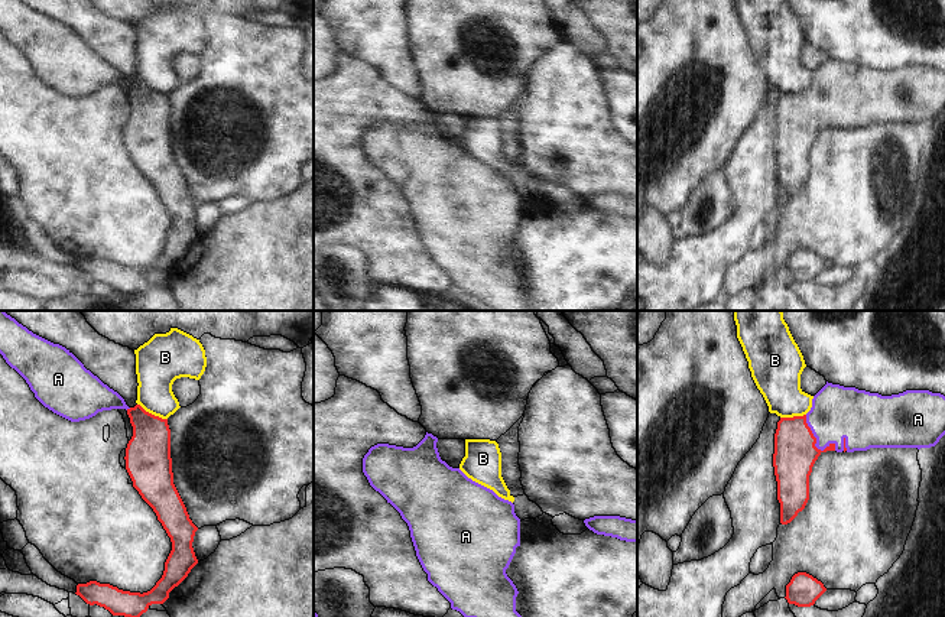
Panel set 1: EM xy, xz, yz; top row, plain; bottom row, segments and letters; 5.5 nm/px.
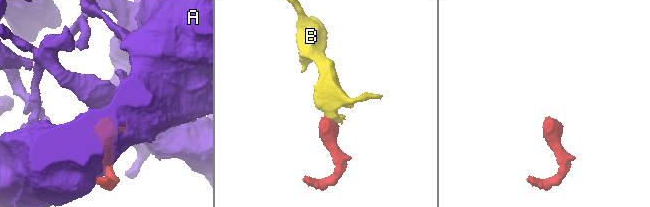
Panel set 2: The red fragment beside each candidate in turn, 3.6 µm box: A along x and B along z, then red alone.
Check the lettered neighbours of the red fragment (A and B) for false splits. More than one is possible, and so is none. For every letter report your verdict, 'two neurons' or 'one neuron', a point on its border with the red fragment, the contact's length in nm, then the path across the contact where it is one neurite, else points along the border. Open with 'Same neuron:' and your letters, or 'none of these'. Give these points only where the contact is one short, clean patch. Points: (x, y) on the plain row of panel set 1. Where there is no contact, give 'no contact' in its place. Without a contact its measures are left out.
Same neuron: A
A: one neuron | yz (815, 119) | 260 nm | across yz (795, 129), (805, 119), (815, 119), (837, 88)
B: two neurons | xy (150, 90) | 190 nm | along xy (137, 80), (166, 96)

